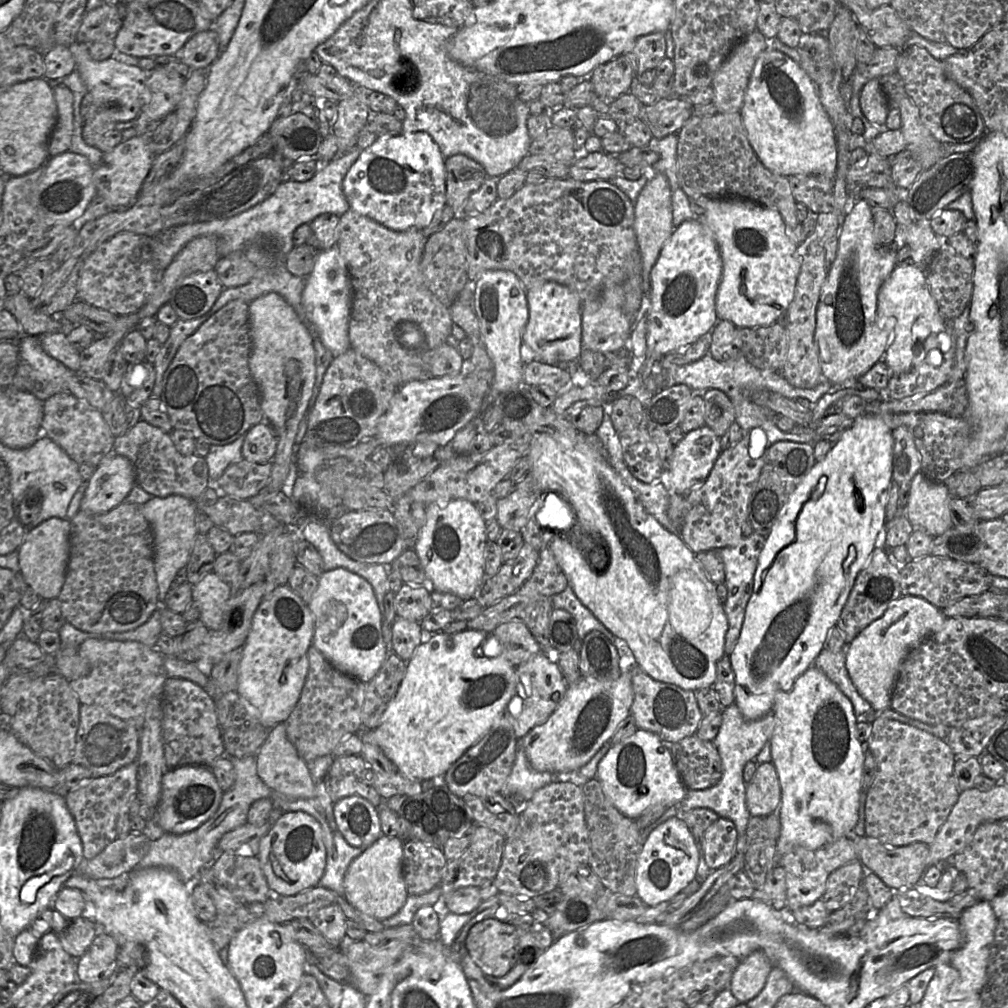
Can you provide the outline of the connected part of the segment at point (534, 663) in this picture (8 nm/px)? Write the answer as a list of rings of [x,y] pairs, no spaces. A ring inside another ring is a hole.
[[[544,651],[534,655],[516,667],[516,689],[506,707],[518,739],[523,738],[532,728],[542,724],[562,703],[567,683],[558,664],[551,662]]]

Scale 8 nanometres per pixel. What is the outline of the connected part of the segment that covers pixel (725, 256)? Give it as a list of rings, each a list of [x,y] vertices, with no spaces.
[[[734,197],[711,198],[703,216],[698,216],[711,230],[719,246],[723,271],[716,295],[719,320],[727,320],[737,328],[756,328],[774,324],[785,315],[793,301],[800,261],[798,245],[790,238],[785,222],[775,208]]]

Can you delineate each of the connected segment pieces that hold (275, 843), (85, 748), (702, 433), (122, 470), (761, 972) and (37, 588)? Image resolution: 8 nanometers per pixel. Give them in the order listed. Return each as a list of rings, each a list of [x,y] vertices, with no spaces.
[[[304,811],[283,813],[262,837],[258,859],[269,888],[276,894],[292,896],[316,887],[326,867],[326,848],[319,822]]]
[[[80,704],[72,763],[88,769],[93,778],[108,776],[134,762],[139,752],[139,722],[122,720],[98,705]]]
[[[706,424],[686,433],[674,447],[670,469],[663,471],[667,490],[686,495],[703,484],[722,452],[720,439]]]
[[[114,452],[107,454],[87,481],[80,510],[88,514],[106,513],[125,502],[135,484],[131,461]]]
[[[755,950],[741,960],[730,983],[730,990],[739,1003],[746,1004],[761,992],[772,968],[762,950]]]
[[[50,518],[37,527],[27,530],[18,550],[19,572],[26,584],[41,599],[57,598],[65,581],[69,562],[70,520]]]

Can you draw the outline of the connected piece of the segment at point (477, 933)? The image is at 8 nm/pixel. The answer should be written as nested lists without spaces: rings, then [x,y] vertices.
[[[498,903],[483,910],[461,929],[448,954],[460,966],[467,980],[476,980],[484,992],[501,992],[514,985],[556,937],[530,913],[509,911]]]

